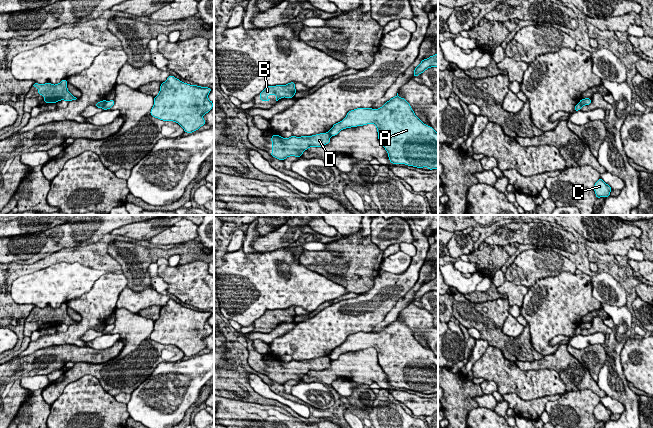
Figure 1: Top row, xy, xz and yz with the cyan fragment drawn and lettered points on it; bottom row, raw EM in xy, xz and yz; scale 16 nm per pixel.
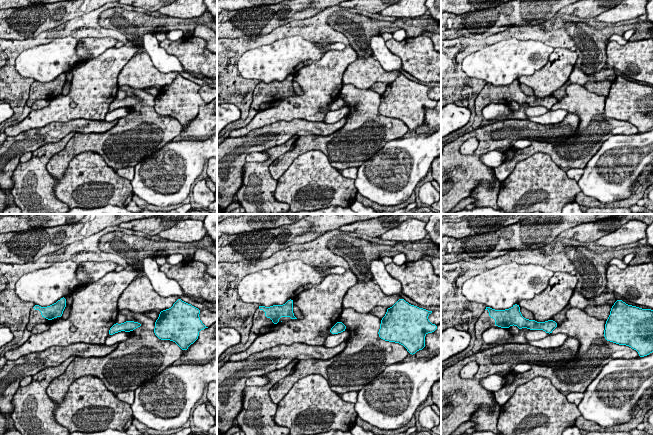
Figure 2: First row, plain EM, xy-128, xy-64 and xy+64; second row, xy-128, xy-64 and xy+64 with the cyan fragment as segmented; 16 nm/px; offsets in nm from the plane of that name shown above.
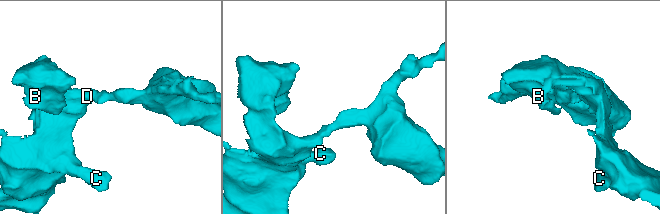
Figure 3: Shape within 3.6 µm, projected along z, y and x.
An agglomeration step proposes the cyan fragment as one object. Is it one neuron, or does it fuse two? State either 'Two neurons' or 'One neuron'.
Two neurons

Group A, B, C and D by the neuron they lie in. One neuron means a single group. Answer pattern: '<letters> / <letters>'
A / B C D

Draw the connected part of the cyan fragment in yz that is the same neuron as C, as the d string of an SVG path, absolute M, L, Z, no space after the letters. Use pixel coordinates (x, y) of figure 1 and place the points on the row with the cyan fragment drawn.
M601 178L598 179L598 181L594 185L594 191L596 194L596 198L600 197L608 197L610 196L611 187L606 184Z

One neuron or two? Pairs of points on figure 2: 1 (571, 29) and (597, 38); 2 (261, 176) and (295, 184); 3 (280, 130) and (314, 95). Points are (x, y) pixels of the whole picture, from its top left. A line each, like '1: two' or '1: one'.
1: one
2: two
3: two

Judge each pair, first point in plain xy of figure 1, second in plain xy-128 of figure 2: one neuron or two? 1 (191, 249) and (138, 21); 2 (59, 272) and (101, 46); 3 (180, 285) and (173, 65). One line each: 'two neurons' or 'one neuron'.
1: one neuron
2: two neurons
3: two neurons

